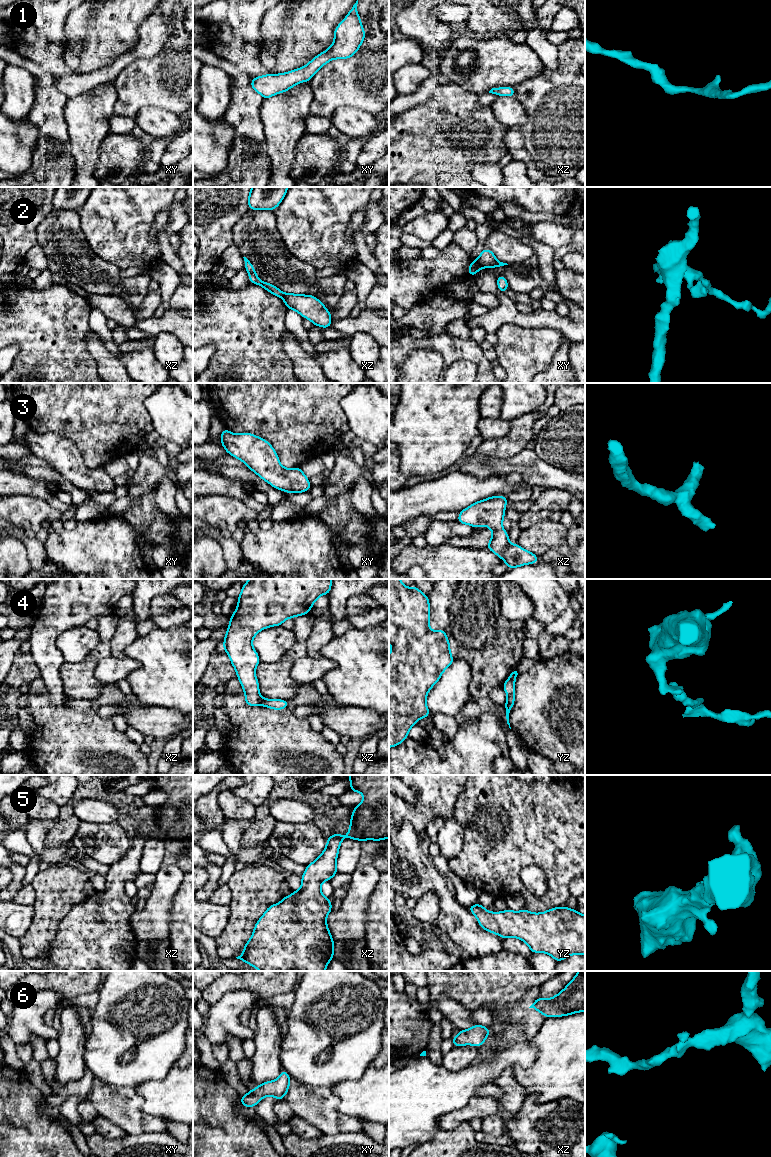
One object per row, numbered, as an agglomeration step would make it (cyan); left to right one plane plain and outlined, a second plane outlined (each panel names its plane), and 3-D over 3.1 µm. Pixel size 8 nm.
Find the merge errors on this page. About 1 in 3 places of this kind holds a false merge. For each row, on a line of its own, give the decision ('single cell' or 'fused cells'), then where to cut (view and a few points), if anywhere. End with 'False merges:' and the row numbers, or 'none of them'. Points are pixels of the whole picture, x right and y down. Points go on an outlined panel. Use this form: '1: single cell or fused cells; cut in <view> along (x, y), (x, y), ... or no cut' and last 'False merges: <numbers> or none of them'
1: single cell; no cut
2: fused cells; cut in xy along (474, 260), (480, 267)
3: single cell; no cut
4: fused cells; cut in xz along (261, 698), (262, 704)
5: single cell; no cut
6: single cell; no cut
False merges: 2, 4

